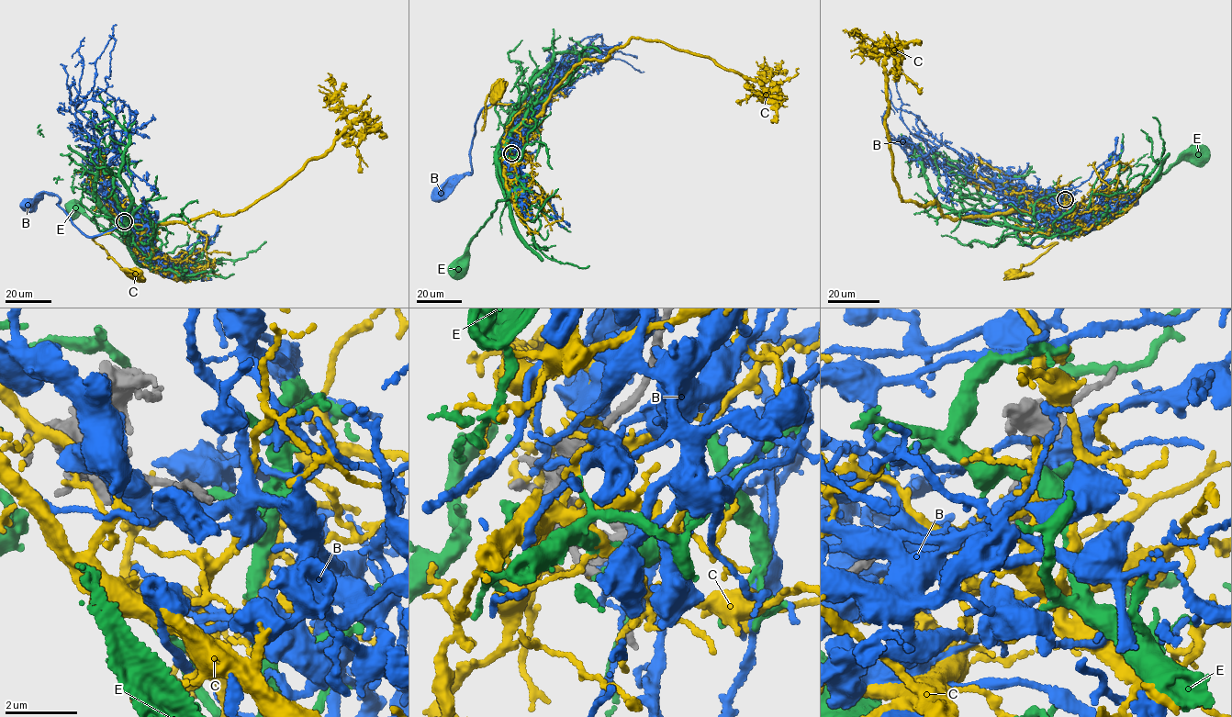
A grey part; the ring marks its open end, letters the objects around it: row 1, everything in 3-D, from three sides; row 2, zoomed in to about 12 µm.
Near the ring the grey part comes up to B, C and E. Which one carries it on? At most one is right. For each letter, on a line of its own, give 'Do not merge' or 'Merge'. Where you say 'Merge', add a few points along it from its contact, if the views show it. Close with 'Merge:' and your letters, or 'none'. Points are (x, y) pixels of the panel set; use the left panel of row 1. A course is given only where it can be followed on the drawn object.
B: Merge. Its course: (123, 221), (130, 225), (134, 220), (88, 237), (57, 204), (55, 195), (44, 194), (28, 206)
C: Do not merge
E: Do not merge
Merge: B

